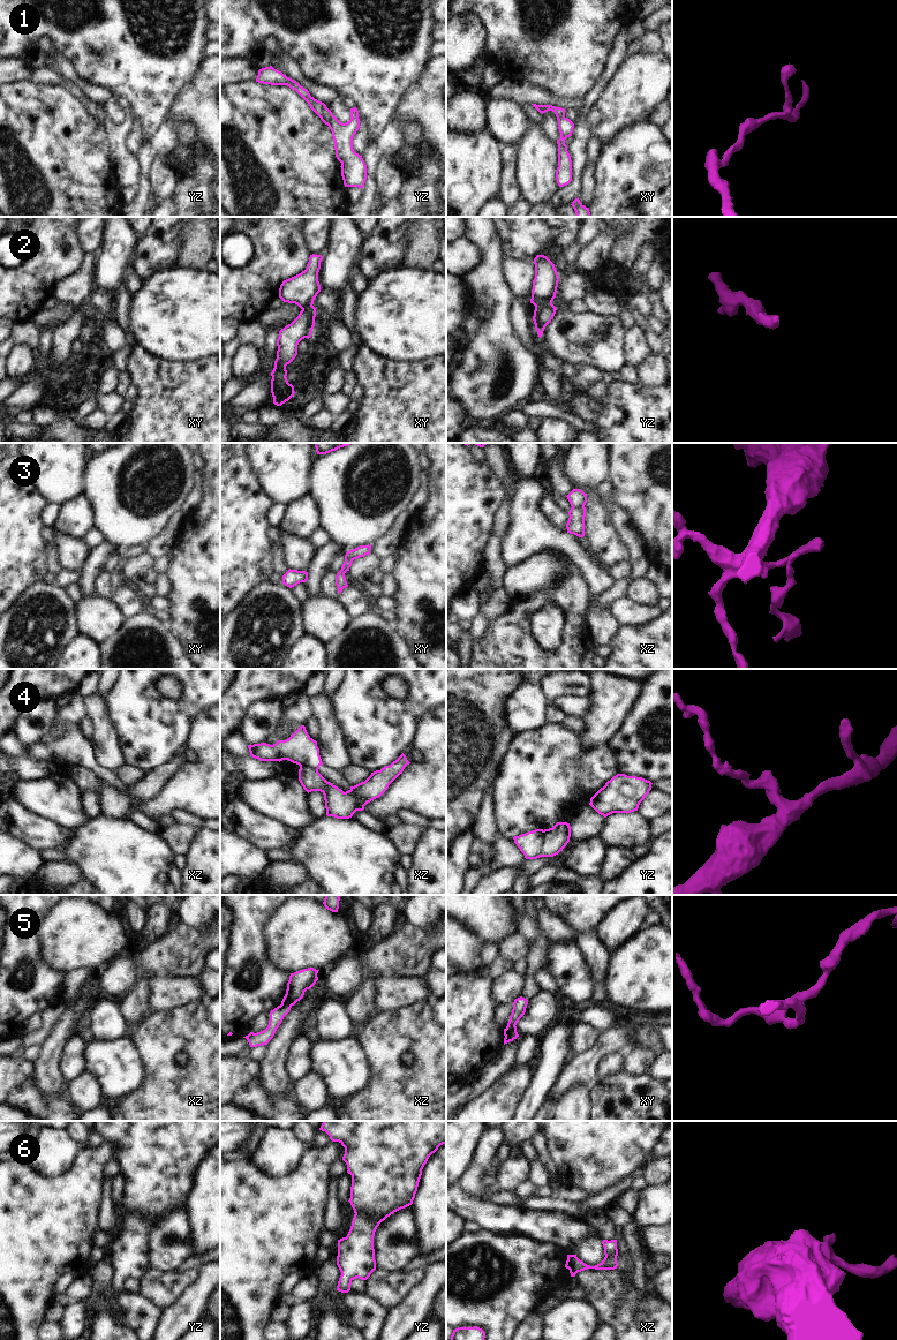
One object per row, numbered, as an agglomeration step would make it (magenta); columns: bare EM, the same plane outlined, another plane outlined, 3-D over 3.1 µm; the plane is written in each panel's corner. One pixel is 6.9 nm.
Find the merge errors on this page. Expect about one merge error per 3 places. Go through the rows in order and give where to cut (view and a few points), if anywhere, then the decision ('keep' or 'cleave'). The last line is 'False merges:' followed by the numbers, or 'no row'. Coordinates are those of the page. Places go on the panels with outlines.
1: no cut | keep
2: no cut | keep
3: xz (583, 505), (572, 507) | cleave
4: yz (544, 830), (541, 856) | cleave
5: xz (281, 1003), (291, 1006) | cleave
6: no cut | keep
False merges: 3, 4, 5

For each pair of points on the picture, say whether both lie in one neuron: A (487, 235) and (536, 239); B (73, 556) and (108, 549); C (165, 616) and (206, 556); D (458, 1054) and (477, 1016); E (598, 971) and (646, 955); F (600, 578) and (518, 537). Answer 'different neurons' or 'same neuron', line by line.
A: different neurons
B: different neurons
C: different neurons
D: same neuron
E: different neurons
F: same neuron

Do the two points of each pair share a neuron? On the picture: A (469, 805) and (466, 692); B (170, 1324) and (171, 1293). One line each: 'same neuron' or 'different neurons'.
A: same neuron
B: different neurons

